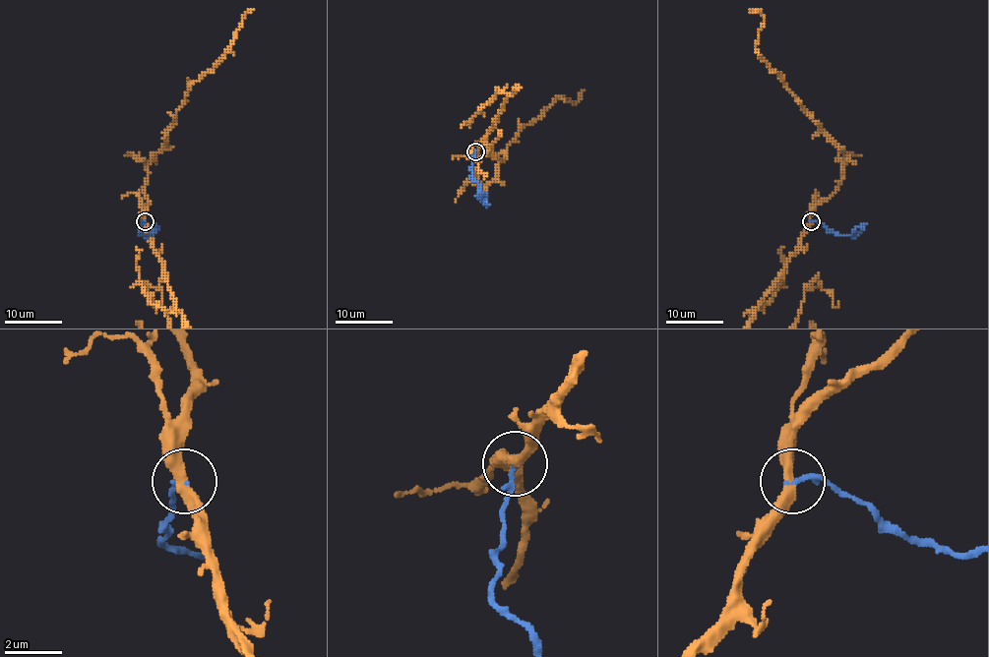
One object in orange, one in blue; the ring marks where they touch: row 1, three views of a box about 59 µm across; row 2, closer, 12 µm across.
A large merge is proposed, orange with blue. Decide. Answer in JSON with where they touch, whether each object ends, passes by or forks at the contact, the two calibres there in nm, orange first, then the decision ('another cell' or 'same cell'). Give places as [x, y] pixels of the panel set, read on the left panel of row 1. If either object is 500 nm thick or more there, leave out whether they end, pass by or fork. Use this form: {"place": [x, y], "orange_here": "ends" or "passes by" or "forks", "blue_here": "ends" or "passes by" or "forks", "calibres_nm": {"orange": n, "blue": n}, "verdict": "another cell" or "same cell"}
{"place": [145, 221], "orange_here": "passes by", "blue_here": "ends", "calibres_nm": {"orange": 400, "blue": 170}, "verdict": "same cell"}

